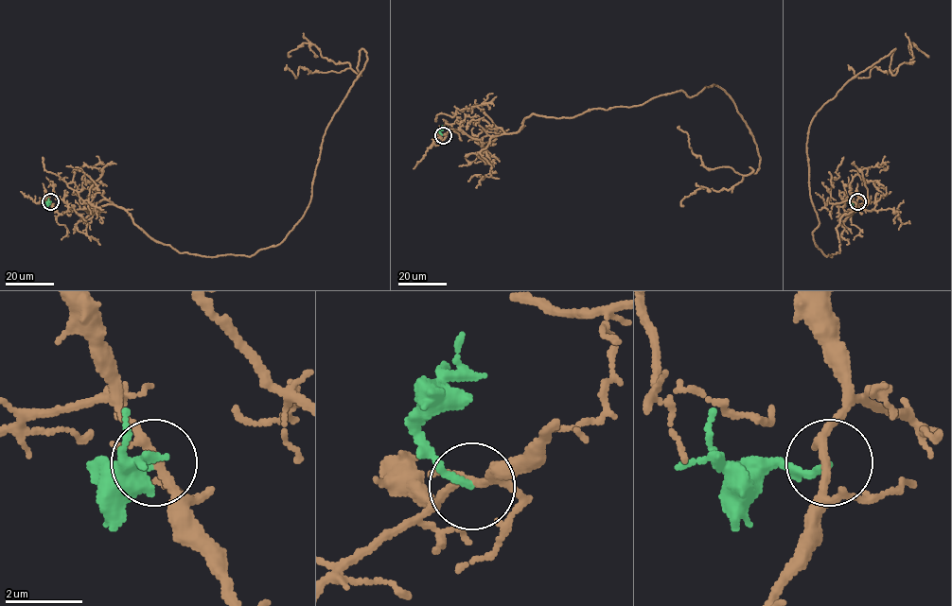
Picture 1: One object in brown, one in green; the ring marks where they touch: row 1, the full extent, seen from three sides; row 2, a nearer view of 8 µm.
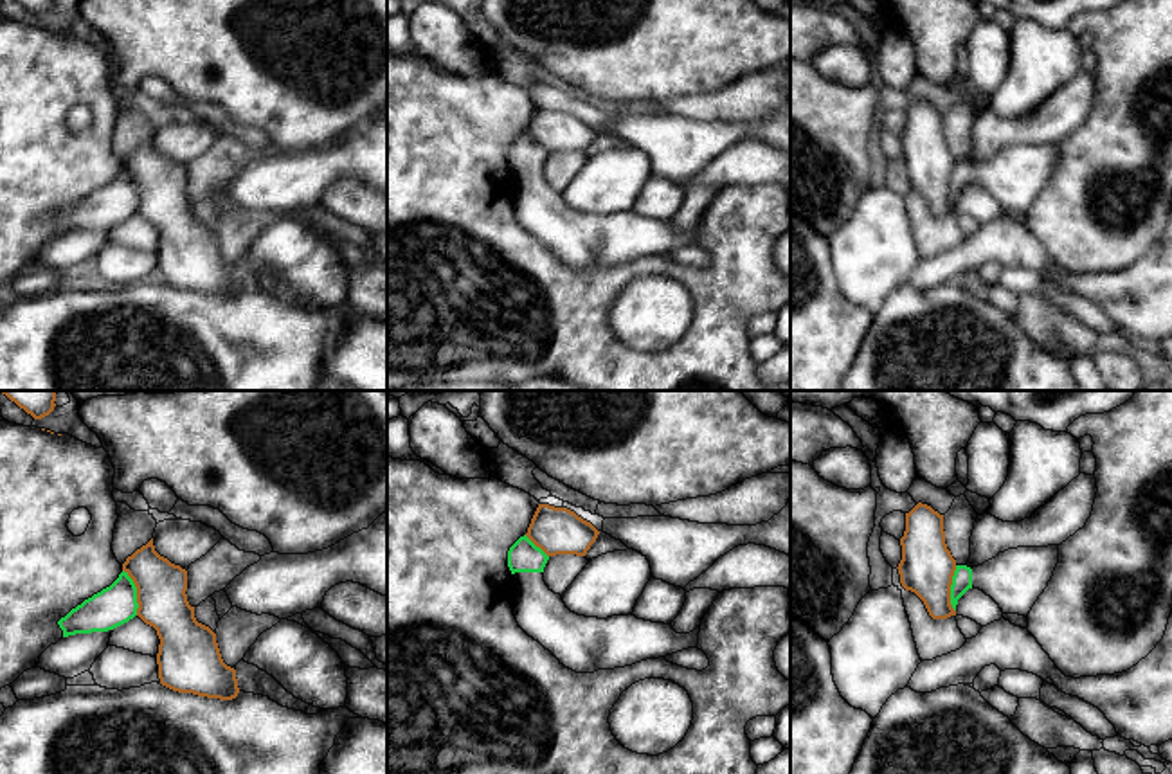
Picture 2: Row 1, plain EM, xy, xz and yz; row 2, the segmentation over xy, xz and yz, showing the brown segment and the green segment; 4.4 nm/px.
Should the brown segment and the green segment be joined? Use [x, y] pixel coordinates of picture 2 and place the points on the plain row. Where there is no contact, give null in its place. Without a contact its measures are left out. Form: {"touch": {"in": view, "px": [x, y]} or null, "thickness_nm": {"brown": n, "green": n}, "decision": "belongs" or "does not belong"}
{"touch": {"in": "xy", "px": [137, 189]}, "thickness_nm": {"brown": 220, "green": 180}, "decision": "does not belong"}

